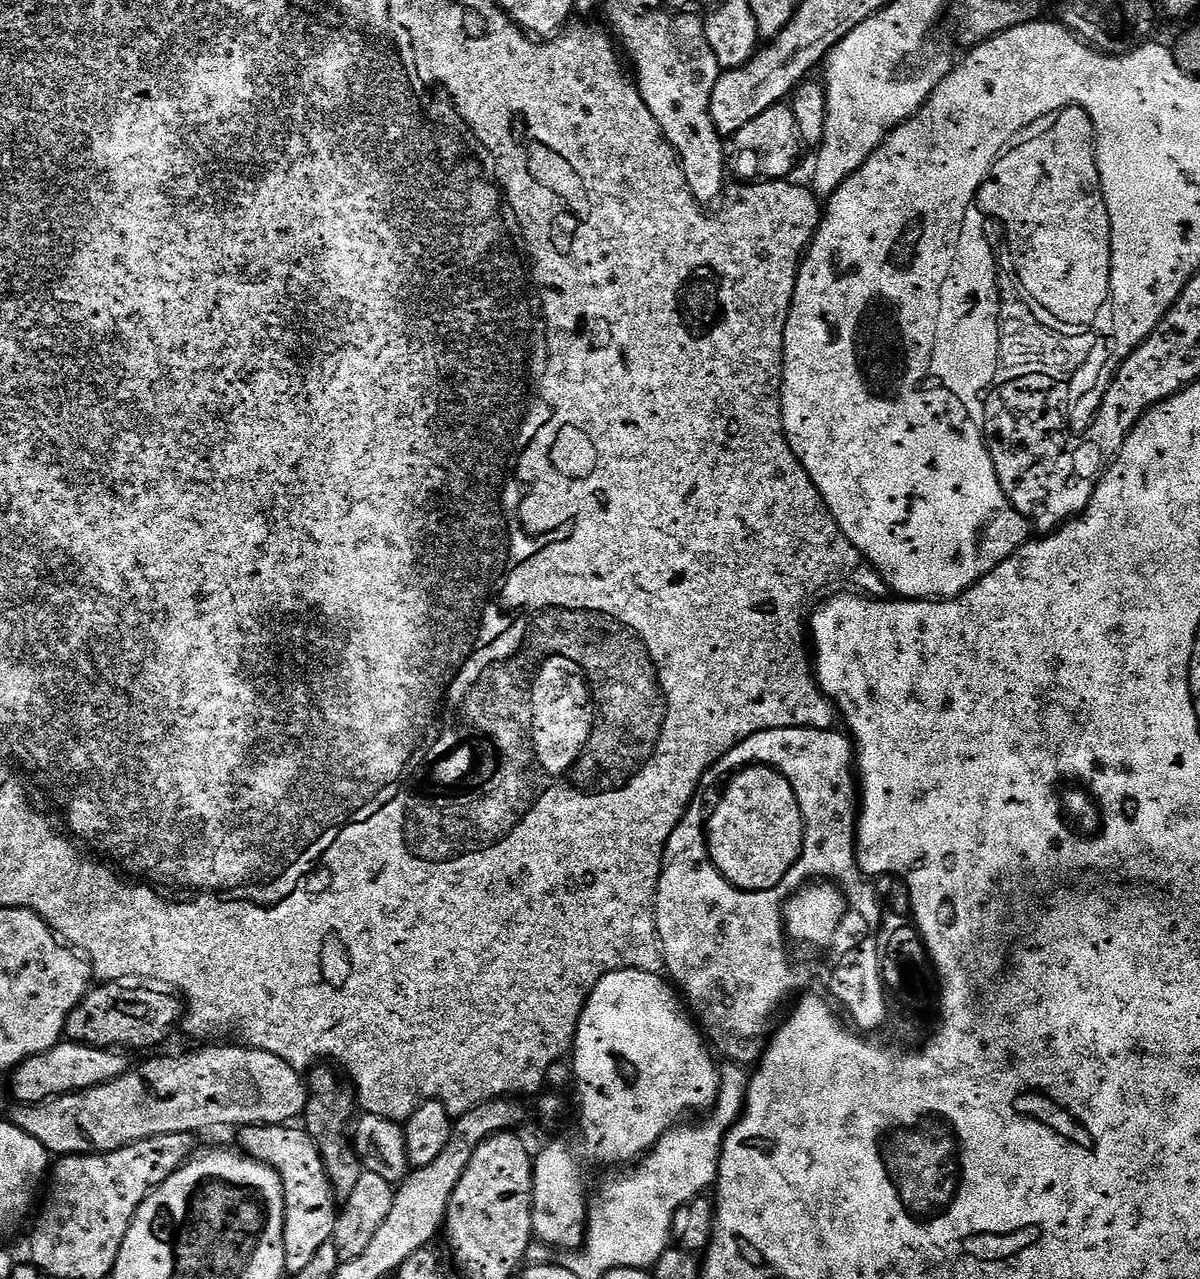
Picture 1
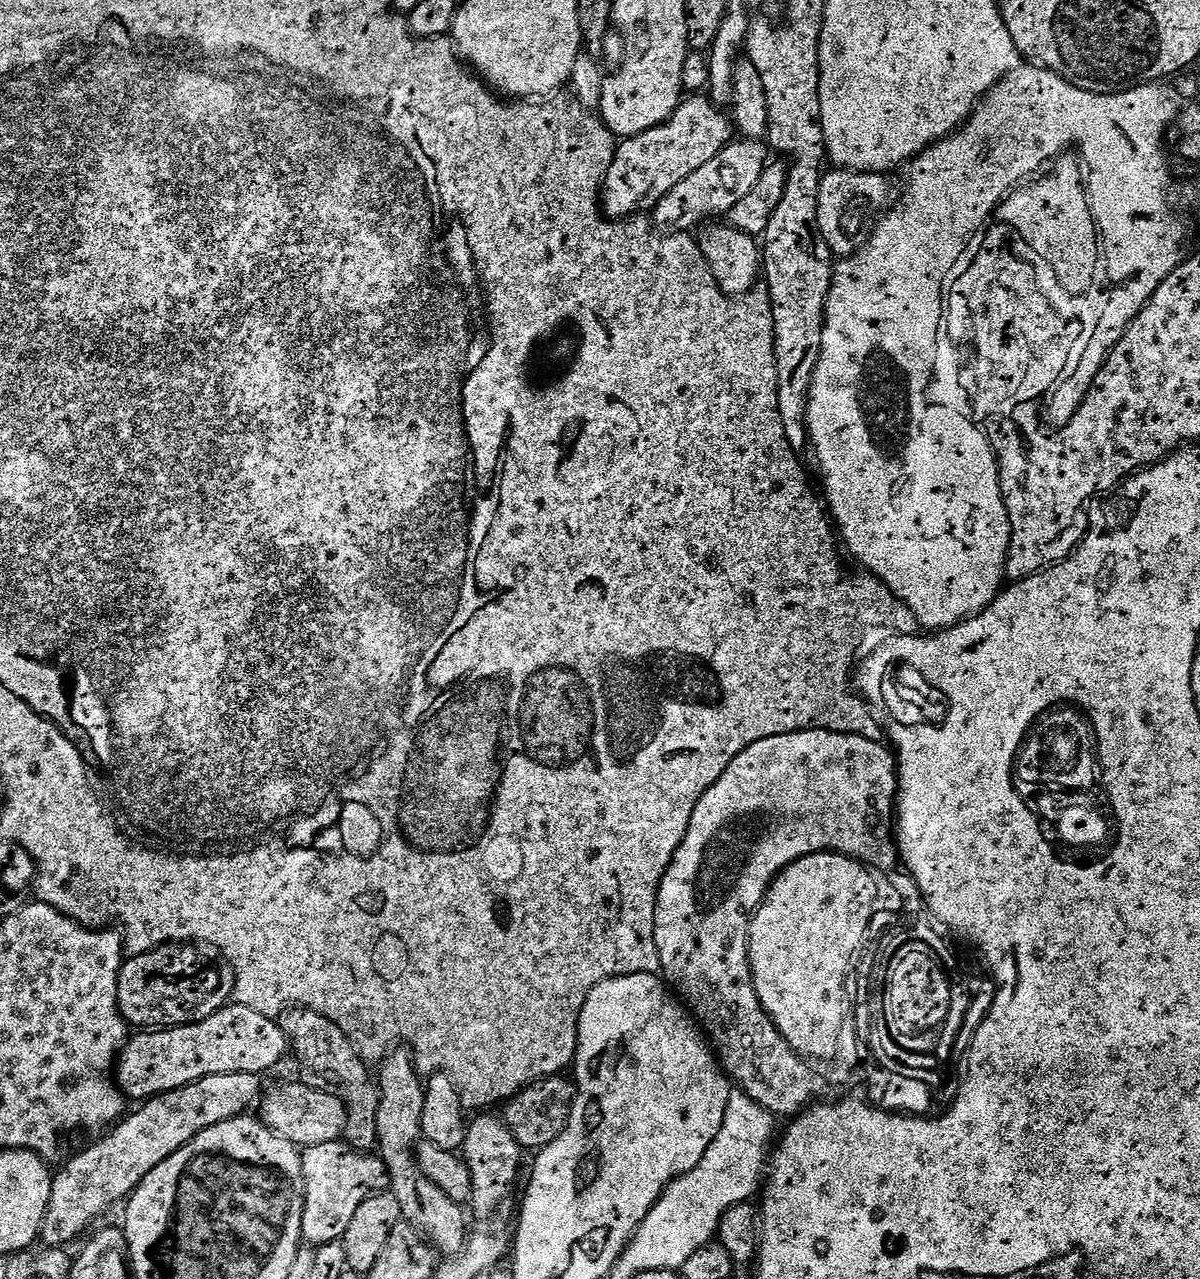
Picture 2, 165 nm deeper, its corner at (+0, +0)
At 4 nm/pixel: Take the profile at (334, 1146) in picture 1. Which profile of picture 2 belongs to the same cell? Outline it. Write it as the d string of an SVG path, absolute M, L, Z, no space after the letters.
M286 1008L280 1013L278 1023L288 1035L291 1055L300 1056L299 1083L311 1088L322 1088L334 1094L346 1110L346 1126L343 1139L358 1152L371 1153L378 1145L378 1102L380 1089L369 1065L360 1057L358 1050L342 1034L330 1018L309 1008Z

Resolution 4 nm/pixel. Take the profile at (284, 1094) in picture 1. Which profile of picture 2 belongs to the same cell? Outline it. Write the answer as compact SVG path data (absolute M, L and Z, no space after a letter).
M299 1082L276 1084L261 1095L259 1108L258 1118L269 1130L301 1149L318 1146L322 1142L334 1142L344 1135L346 1110L337 1096L322 1088L311 1088Z

